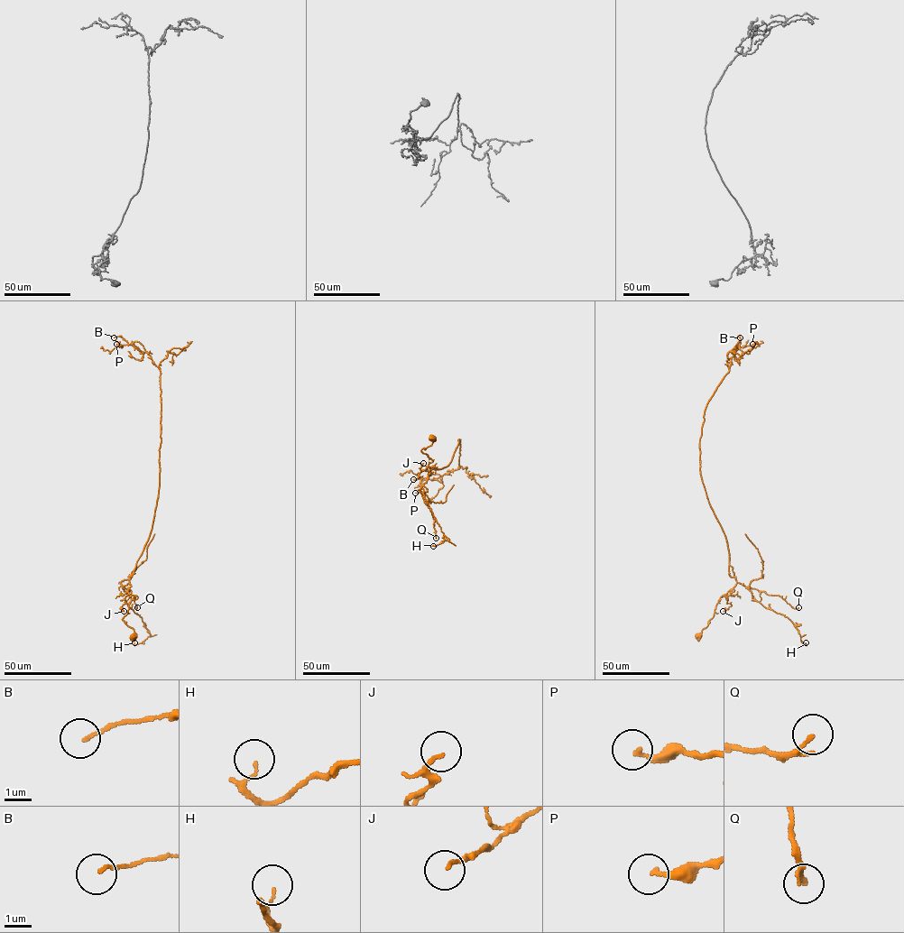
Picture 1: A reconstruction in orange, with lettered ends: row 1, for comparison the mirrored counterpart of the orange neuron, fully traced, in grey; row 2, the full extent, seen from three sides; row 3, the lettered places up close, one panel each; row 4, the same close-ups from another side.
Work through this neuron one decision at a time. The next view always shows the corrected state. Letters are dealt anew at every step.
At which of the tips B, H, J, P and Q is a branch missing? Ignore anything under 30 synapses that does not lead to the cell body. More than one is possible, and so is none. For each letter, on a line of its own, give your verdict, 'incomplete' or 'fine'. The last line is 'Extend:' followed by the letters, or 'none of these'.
B: fine
H: fine
J: fine
P: fine
Q: fine
Extend: none of these

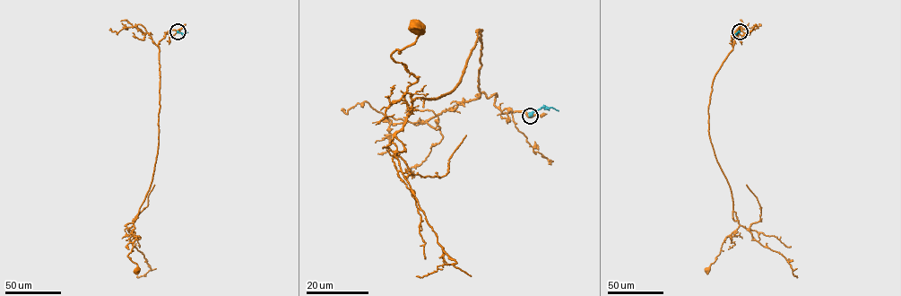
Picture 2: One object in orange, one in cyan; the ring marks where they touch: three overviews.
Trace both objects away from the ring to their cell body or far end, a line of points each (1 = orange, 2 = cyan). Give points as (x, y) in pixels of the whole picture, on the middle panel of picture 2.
1: (530, 116), (476, 96), (480, 30), (457, 84), (417, 98), (409, 116), (417, 79), (392, 54), (416, 27)
2: (530, 116), (542, 107), (558, 110)

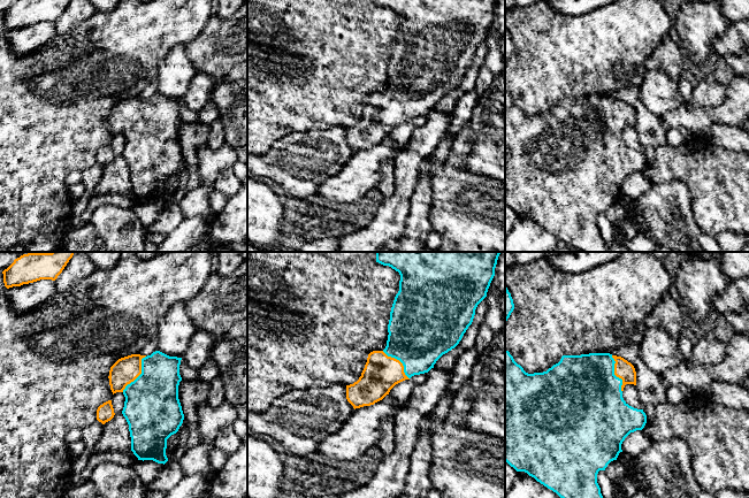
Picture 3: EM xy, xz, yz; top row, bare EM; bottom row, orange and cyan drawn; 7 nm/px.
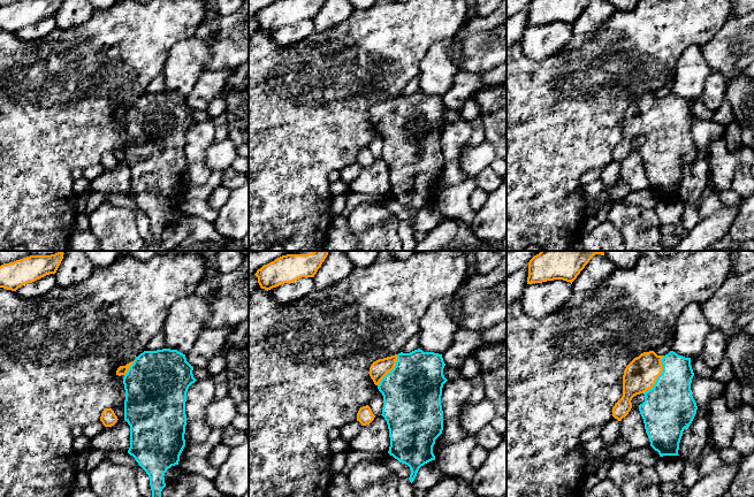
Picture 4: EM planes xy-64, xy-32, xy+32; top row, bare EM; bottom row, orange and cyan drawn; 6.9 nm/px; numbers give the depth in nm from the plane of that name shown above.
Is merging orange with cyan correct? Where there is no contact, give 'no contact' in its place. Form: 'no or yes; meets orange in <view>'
yes; meets orange in xy

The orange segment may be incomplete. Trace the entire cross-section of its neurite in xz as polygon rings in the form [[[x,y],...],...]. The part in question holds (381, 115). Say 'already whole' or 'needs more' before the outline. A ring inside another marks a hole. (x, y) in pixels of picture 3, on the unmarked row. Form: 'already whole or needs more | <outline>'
needs more | [[[376,0],[400,17],[383,93],[368,97],[361,118],[346,128],[353,151],[382,143],[398,125],[428,115],[436,104],[454,91],[472,67],[477,47],[487,39],[498,0]]]

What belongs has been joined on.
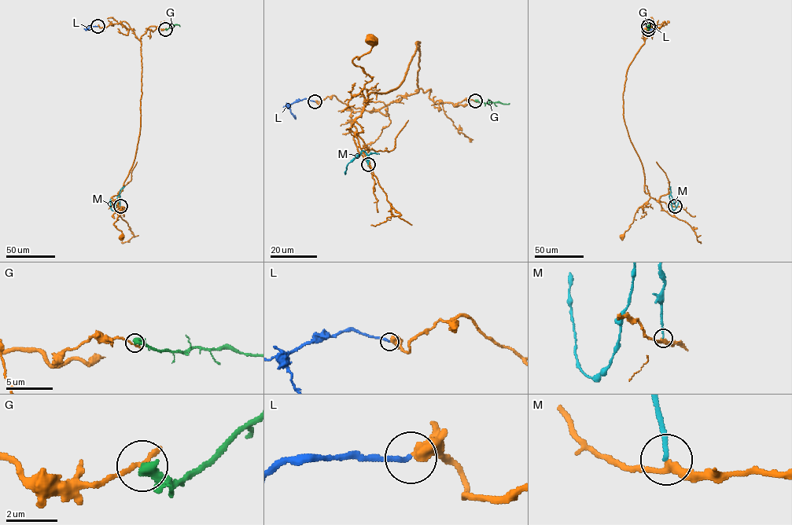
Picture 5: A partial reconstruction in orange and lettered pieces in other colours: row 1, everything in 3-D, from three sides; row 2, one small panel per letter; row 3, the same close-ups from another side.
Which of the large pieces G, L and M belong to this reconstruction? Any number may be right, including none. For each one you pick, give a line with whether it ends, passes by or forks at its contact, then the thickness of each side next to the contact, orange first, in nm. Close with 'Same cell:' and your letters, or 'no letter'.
L: it ends there; 500 nm thick on the orange side, 190 nm on the other
Same cell: L

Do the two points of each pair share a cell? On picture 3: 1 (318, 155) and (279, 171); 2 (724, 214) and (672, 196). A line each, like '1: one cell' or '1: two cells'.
1: one cell
2: two cells

